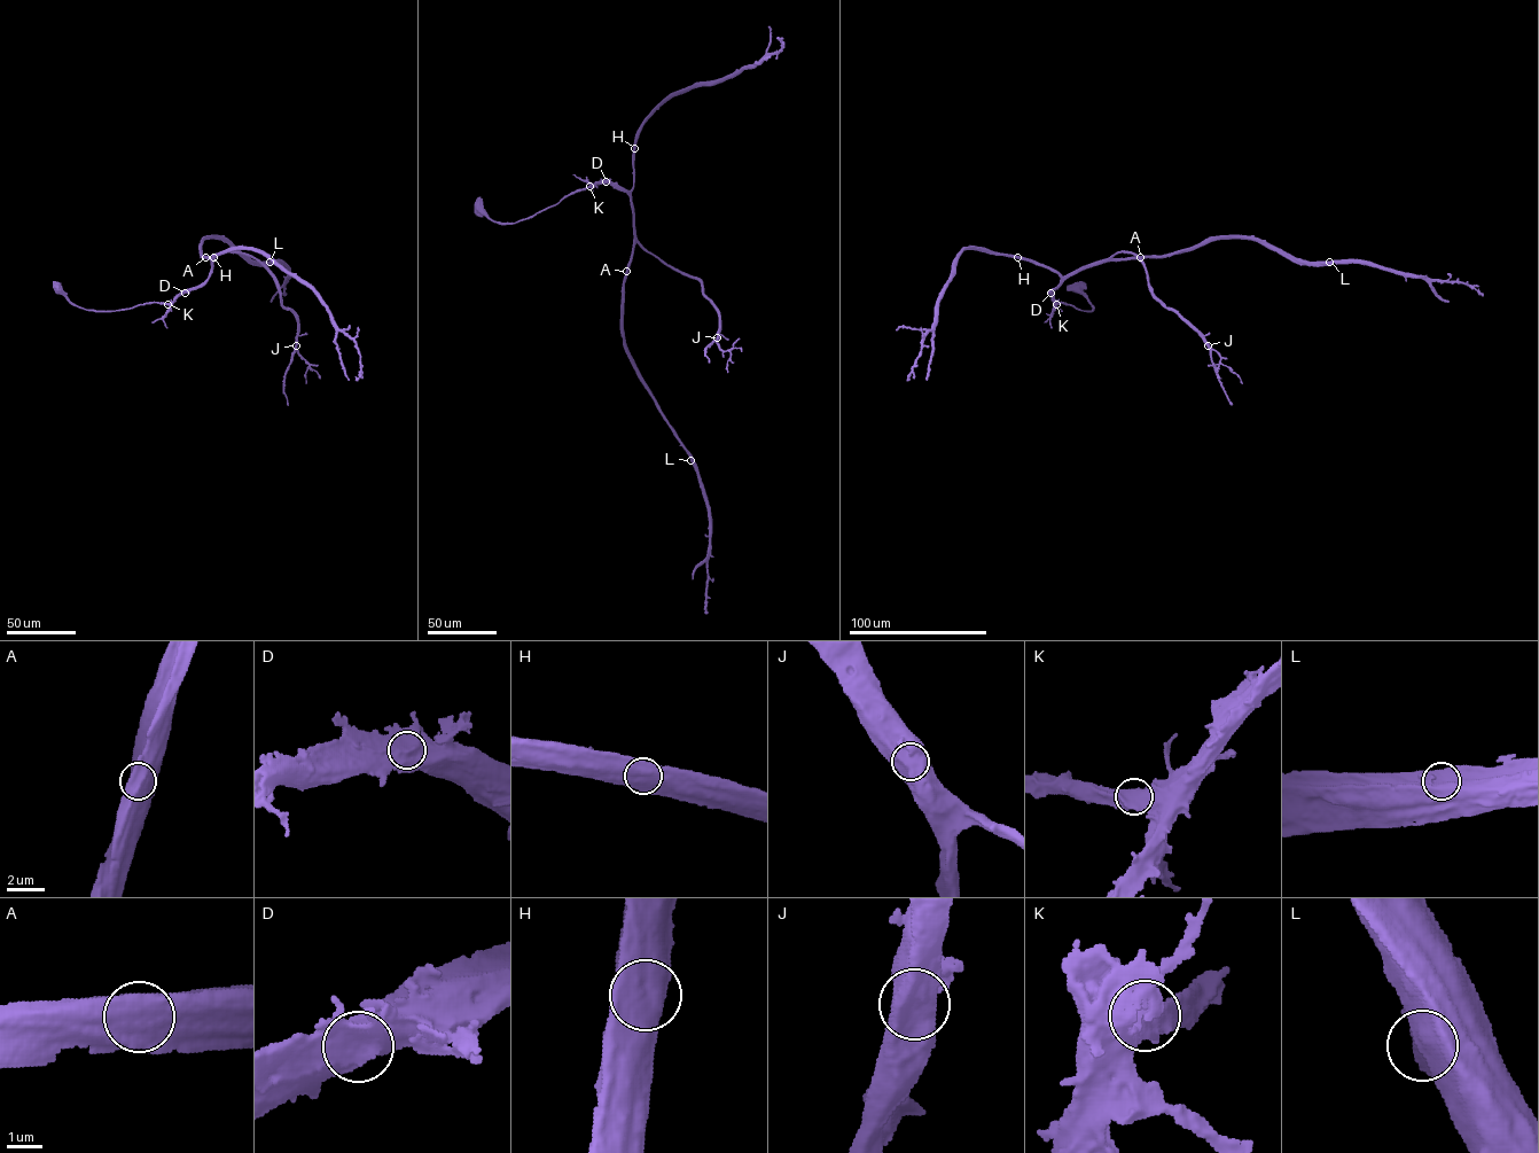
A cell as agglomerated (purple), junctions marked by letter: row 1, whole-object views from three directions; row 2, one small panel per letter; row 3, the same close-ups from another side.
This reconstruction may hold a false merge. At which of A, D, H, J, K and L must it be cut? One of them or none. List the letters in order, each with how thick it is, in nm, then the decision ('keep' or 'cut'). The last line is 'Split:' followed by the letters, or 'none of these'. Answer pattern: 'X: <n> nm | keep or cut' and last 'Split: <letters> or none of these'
A: 950 nm | keep
D: 800 nm | keep
H: 900 nm | keep
J: 900 nm | keep
K: 700 nm | keep
L: 800 nm | keep
Split: none of these

